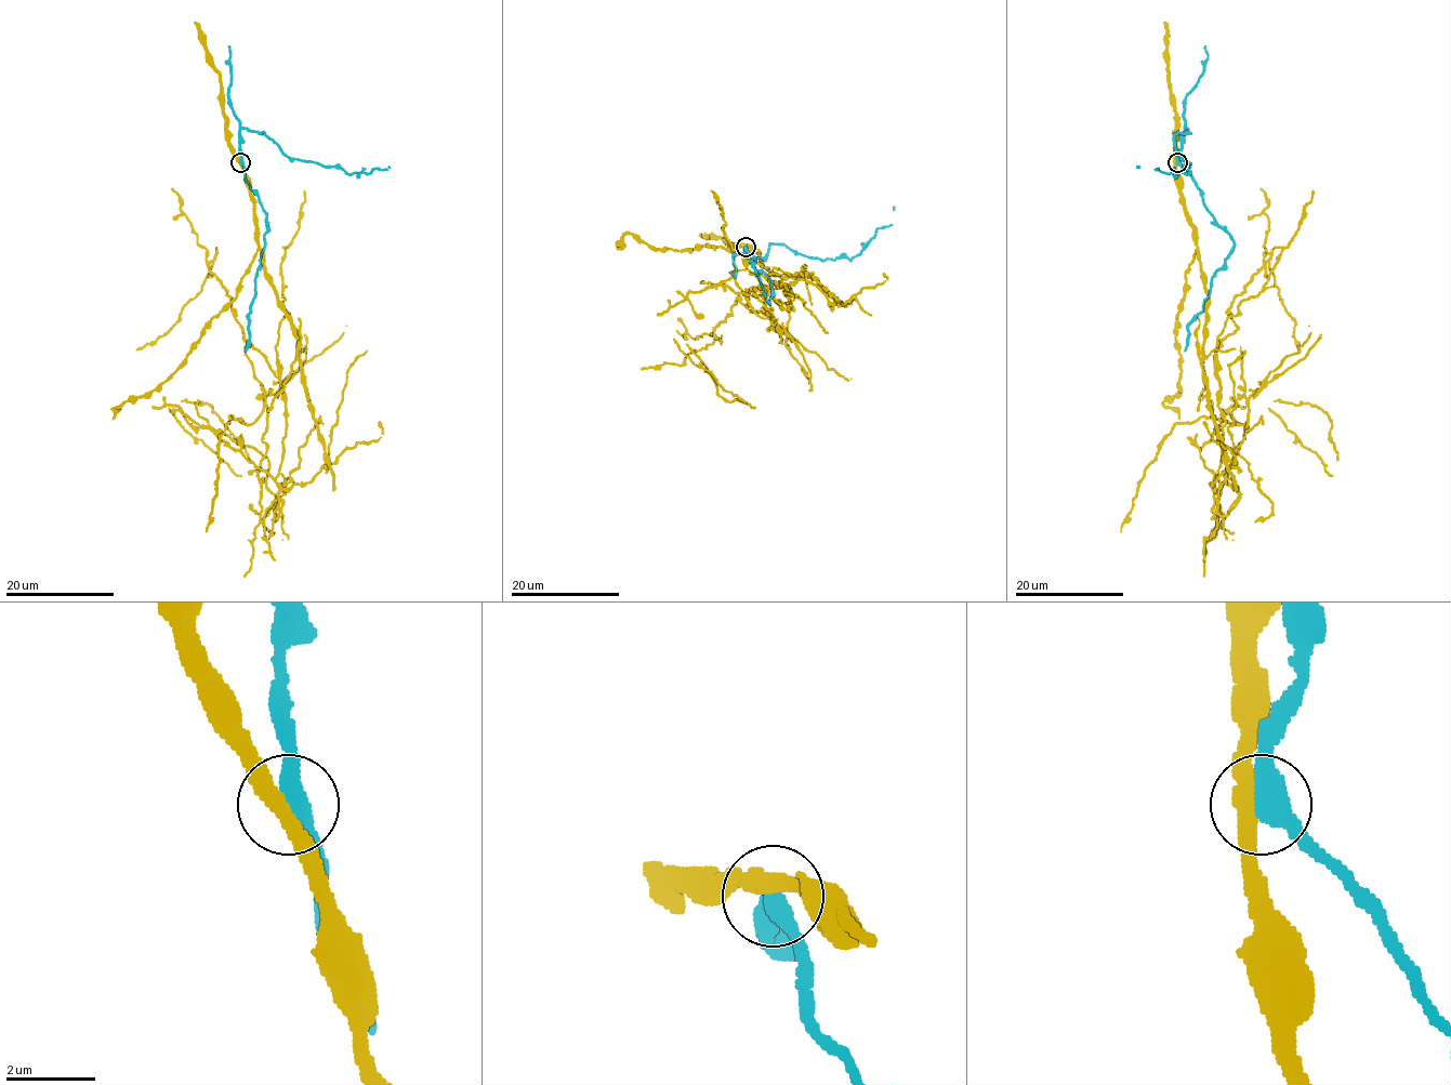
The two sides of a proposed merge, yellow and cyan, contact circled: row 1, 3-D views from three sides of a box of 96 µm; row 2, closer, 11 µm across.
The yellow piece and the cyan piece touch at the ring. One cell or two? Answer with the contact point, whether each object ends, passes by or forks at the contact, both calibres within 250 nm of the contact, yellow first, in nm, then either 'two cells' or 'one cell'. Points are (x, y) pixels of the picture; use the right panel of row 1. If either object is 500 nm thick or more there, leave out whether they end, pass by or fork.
at (1177, 162); yellow passes by; cyan passes by; 380 nm thick on the yellow side, 440 nm on the other; two cells

